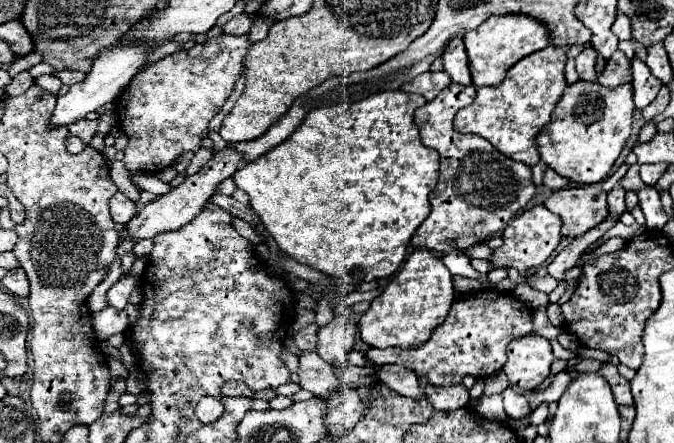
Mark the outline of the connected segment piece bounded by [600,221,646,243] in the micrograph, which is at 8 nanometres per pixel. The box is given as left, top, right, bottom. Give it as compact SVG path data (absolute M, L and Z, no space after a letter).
M618 221L607 233L603 235L603 237L600 238L602 243L607 241L607 239L610 239L614 236L619 236L625 240L630 240L631 238L636 237L637 235L640 235L643 233L646 229L645 225L640 225L638 223L632 224L632 226L626 226L621 221Z

